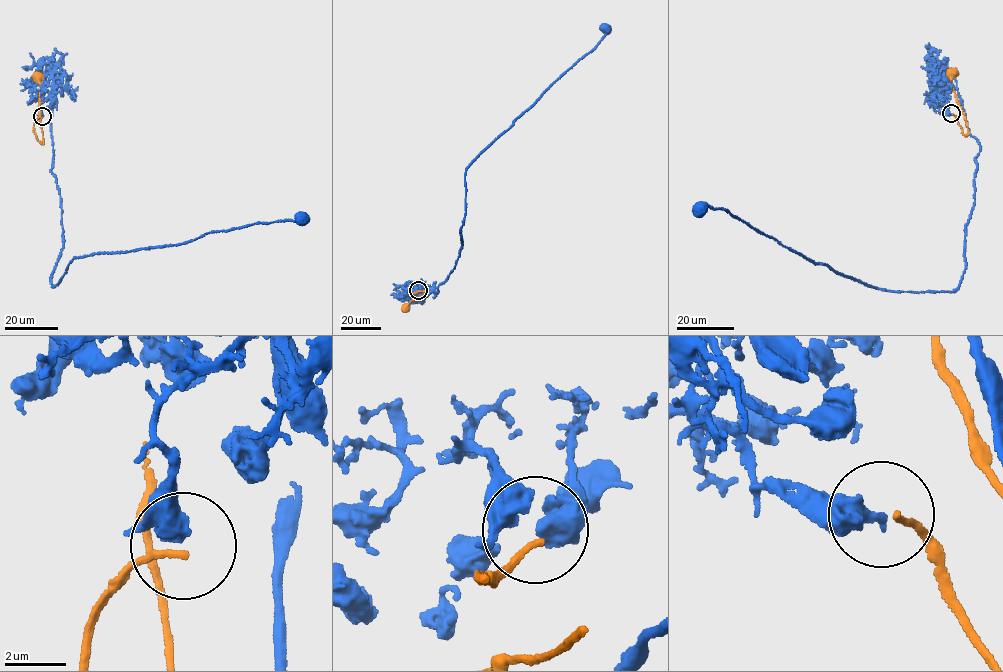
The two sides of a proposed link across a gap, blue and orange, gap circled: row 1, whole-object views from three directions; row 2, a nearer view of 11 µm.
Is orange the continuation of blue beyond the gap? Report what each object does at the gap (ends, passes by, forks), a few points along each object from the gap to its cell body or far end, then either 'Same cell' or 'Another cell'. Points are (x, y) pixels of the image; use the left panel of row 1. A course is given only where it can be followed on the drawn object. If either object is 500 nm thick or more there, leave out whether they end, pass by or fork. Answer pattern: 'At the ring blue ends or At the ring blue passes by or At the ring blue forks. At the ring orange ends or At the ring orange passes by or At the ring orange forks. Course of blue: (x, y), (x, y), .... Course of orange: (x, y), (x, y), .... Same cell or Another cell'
Course of blue: (42, 115), (40, 105), (53, 85), (51, 172), (63, 237), (54, 286), (74, 257), (302, 218). Course of orange: (42, 117), (35, 121), (33, 128), (43, 144), (38, 75). Another cell

